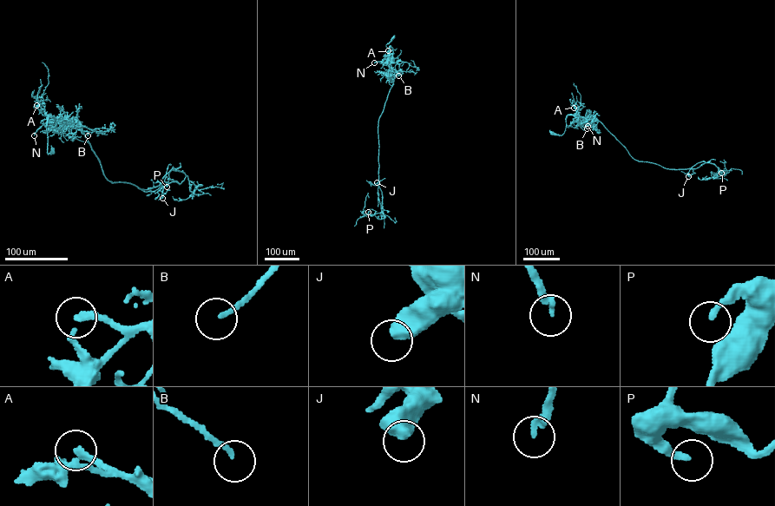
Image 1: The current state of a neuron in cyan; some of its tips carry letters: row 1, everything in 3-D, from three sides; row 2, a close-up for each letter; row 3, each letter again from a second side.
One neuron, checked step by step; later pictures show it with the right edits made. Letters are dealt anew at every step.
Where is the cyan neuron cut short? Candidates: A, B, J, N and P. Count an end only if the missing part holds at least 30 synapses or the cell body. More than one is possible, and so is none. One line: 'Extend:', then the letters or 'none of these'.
Extend: A, B

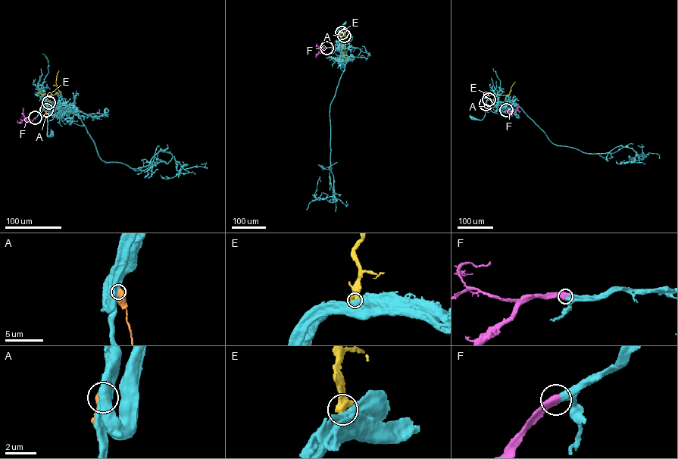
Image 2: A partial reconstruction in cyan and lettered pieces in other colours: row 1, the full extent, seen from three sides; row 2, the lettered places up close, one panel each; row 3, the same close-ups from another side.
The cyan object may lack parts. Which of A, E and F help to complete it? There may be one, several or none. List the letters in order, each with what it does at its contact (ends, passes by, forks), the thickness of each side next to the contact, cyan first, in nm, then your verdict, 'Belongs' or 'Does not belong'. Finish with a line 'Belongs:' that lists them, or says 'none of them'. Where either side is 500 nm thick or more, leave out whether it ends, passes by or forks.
A: Thickness 480 nm (cyan) against 850 nm. Does not belong
E: Thickness 900 nm (cyan) against 700 nm. Does not belong
F: Thickness 380 nm (cyan) against 600 nm. Belongs
Belongs: F

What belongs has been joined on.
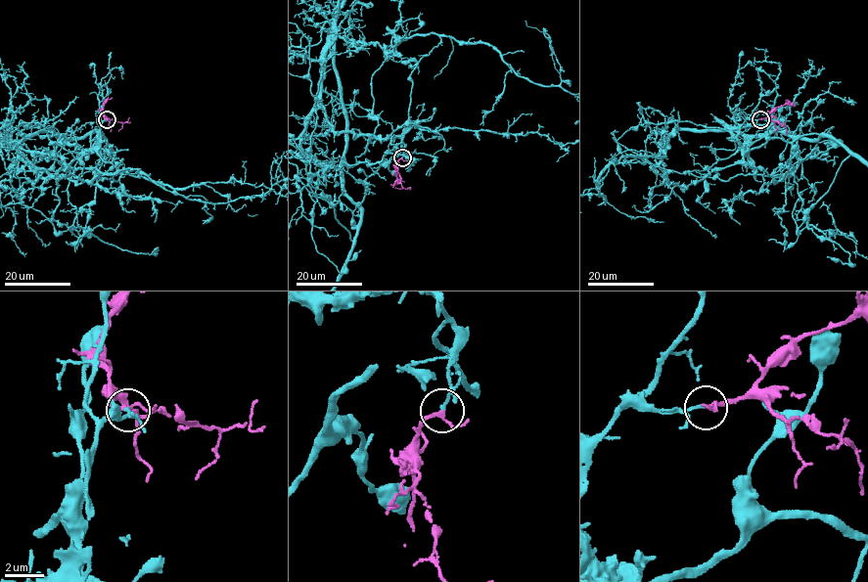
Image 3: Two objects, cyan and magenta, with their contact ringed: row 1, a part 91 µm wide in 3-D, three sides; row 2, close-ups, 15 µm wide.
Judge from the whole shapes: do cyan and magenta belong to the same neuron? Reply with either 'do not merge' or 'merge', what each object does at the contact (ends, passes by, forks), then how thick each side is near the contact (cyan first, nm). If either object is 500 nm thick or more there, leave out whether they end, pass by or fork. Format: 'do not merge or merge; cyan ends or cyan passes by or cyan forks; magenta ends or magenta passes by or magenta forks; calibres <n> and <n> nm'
merge; cyan ends; magenta passes by; calibres 160 and 140 nm

